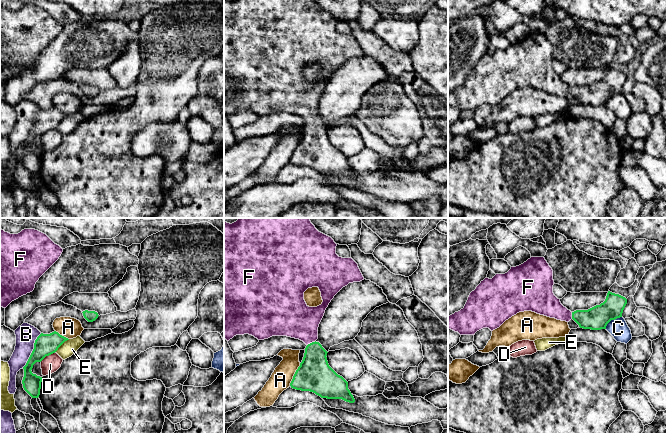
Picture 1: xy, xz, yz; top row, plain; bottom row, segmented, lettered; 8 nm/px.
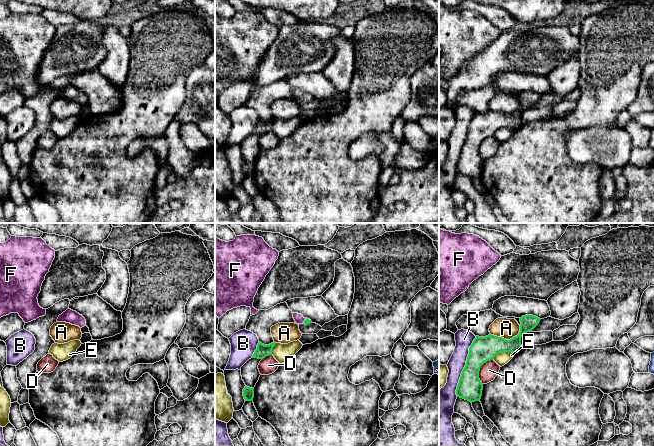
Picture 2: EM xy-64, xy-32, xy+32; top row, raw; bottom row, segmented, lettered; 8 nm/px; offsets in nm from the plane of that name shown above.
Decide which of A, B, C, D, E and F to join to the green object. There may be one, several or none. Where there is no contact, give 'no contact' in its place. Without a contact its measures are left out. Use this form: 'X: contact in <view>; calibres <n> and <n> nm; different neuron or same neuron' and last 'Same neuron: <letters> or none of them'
A: contact in xz; calibres 280 and 170 nm; different neuron
B: contact in xy; calibres 180 and 170 nm; different neuron
C: contact in yz; calibres 190 and 160 nm; different neuron
D: contact in xy; calibres 180 and 140 nm; different neuron
E: contact in xy; calibres 180 and 120 nm; different neuron
F: contact in xz; calibres 280 and 300 nm; same neuron
Same neuron: F

